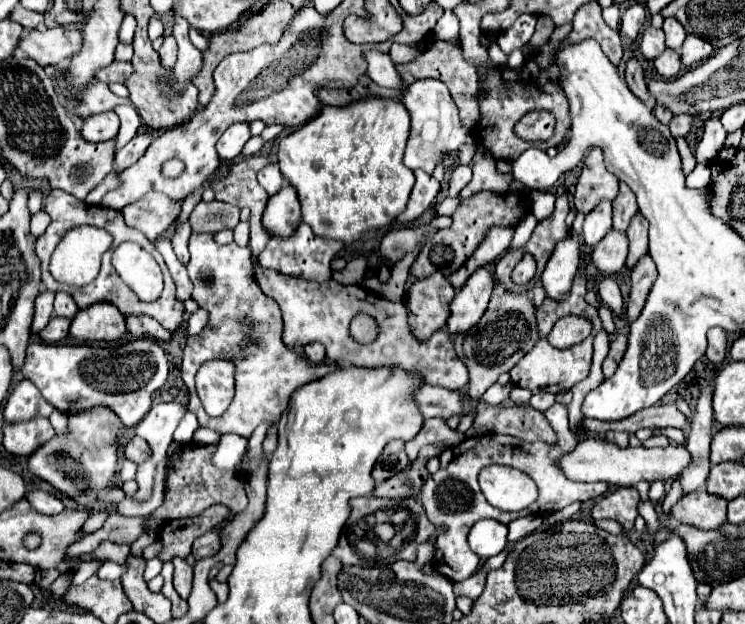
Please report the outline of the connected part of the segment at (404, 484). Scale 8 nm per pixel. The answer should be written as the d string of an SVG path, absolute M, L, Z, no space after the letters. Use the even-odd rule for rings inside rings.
M430 445L422 447L416 463L412 463L408 471L402 471L400 475L394 475L392 479L378 485L374 495L376 497L412 497L412 495L418 497L420 487L424 485L424 479L428 477L426 463L432 457L438 457L438 453L440 453L438 447L430 447Z

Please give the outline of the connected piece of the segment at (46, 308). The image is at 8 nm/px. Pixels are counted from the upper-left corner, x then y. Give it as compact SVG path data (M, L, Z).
M44 291L36 297L36 305L34 305L34 321L32 321L32 333L40 333L50 317L52 317L52 301L54 301L54 293L52 291Z

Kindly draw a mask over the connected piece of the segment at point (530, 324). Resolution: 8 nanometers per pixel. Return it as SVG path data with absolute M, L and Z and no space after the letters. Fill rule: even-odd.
M504 293L504 297L492 297L480 323L464 337L464 365L468 367L468 397L478 399L488 387L492 387L502 373L508 373L516 361L520 361L538 339L534 305L526 295Z

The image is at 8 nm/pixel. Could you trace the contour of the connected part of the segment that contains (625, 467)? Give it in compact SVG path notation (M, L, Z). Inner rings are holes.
M584 439L584 441L578 441L572 453L562 455L556 461L556 465L568 479L574 479L574 481L586 481L586 483L606 481L606 483L612 483L614 487L634 487L640 481L674 479L682 473L682 469L690 465L690 461L692 457L684 445L668 445L664 449L662 447L654 447L654 449L626 447L622 449L616 443L610 443L604 439Z

